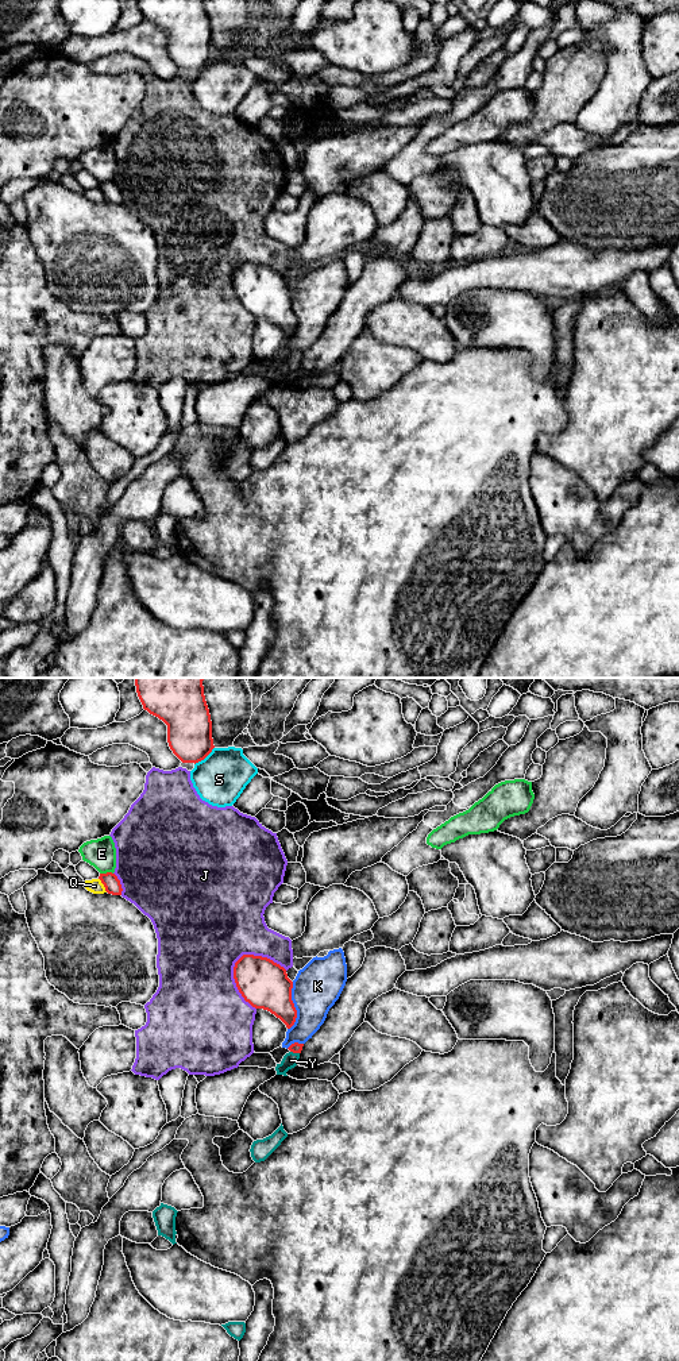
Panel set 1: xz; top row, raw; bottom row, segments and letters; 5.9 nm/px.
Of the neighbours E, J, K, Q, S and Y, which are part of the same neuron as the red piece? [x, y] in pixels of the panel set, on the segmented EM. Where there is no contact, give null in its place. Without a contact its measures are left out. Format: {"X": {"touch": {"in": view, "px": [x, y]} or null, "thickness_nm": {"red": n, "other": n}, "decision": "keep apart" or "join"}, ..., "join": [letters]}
{"E": {"touch": {"in": "xz", "px": [107, 872]}, "thickness_nm": {"red": 100, "other": 180}, "decision": "keep apart"}, "J": {"touch": {"in": "xz", "px": [235, 982]}, "thickness_nm": {"red": 280, "other": 500}, "decision": "keep apart"}, "K": {"touch": {"in": "xz", "px": [293, 1006]}, "thickness_nm": {"red": 280, "other": 280}, "decision": "keep apart"}, "Q": {"touch": {"in": "xz", "px": [103, 883]}, "thickness_nm": {"red": 100, "other": 90}, "decision": "keep apart"}, "S": {"touch": {"in": "xz", "px": [204, 758]}, "thickness_nm": {"red": 280, "other": 300}, "decision": "keep apart"}, "Y": {"touch": {"in": "xz", "px": [294, 1052]}, "thickness_nm": {"red": 60, "other": 90}, "decision": "join"}, "join": ["Y"]}

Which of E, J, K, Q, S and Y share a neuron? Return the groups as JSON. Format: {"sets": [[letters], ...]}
{"sets": [["E"], ["J"], ["K"], ["Q"], ["S"], ["Y"]]}

